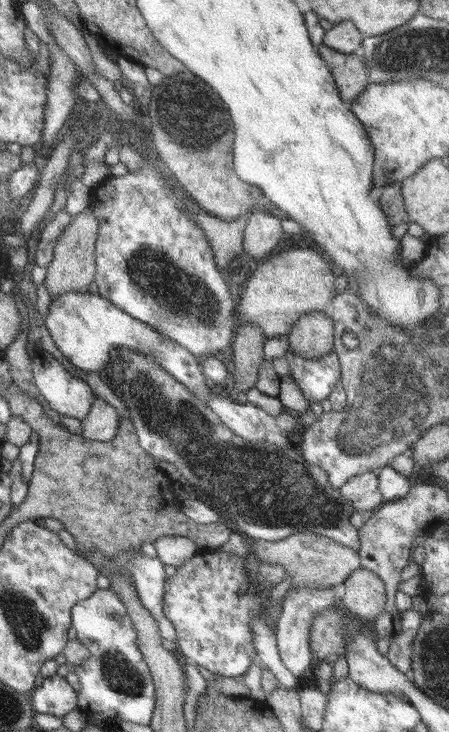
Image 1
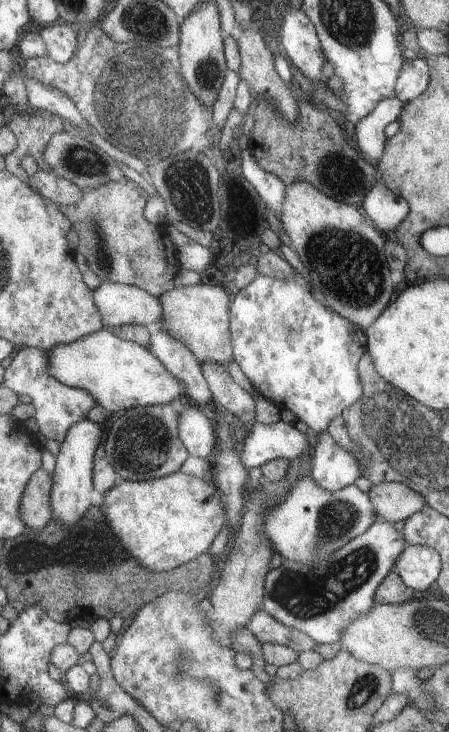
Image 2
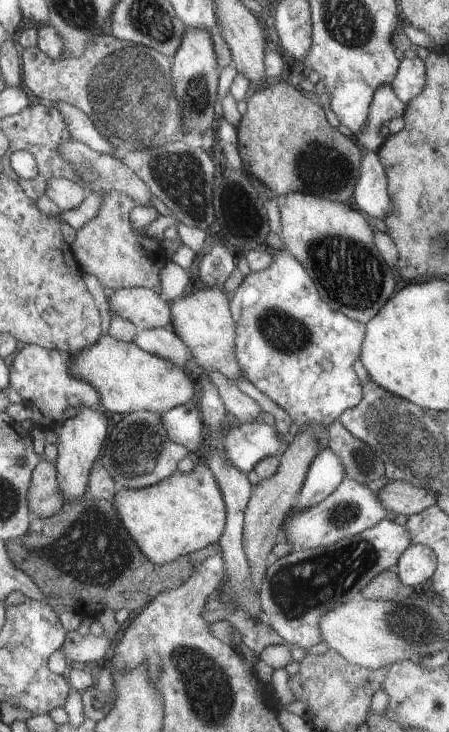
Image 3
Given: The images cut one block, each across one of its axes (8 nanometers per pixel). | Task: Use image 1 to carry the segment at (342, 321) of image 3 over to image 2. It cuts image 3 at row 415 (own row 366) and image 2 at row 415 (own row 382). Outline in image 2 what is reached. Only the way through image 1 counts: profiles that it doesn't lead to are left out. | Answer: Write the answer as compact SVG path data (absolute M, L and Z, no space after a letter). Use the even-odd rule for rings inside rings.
M298 273L286 280L259 274L256 280L240 290L234 297L230 332L234 332L233 360L255 390L280 409L291 410L298 421L309 426L312 436L326 432L334 417L364 394L359 367L360 360L368 352L365 329L314 300L310 285Z

